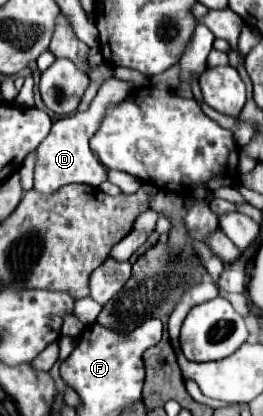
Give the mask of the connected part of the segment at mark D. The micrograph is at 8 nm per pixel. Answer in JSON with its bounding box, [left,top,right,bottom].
[35,77,135,193]

